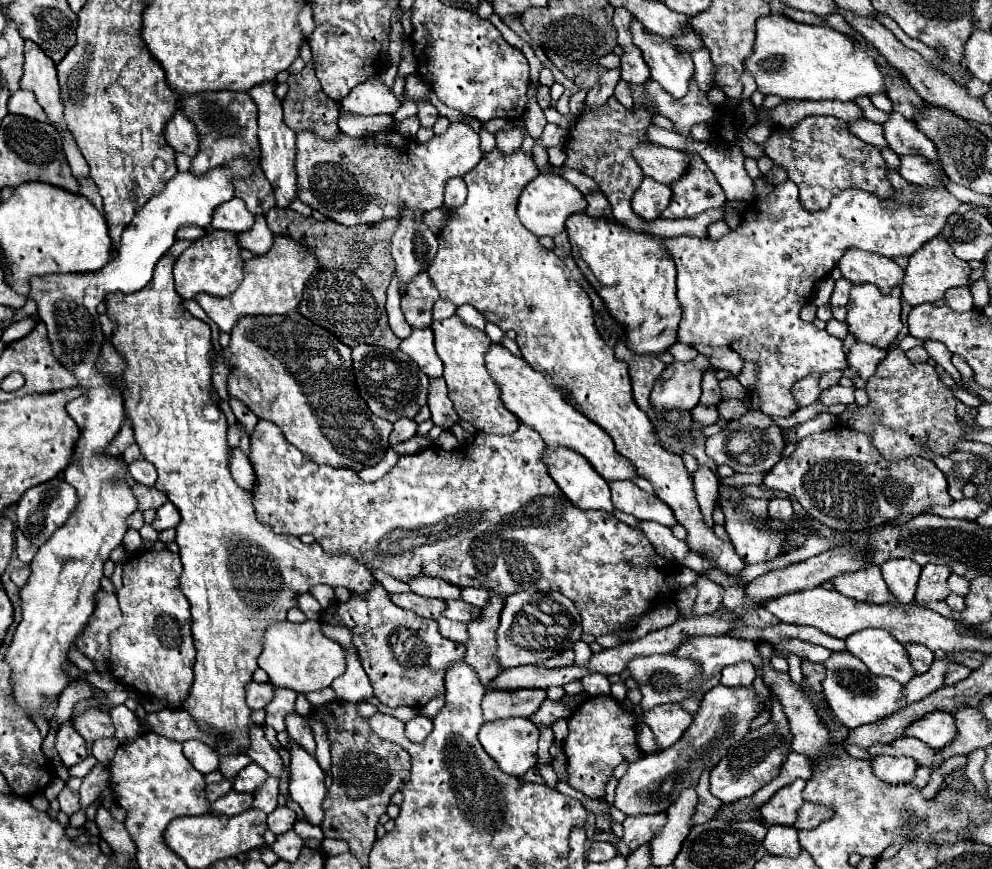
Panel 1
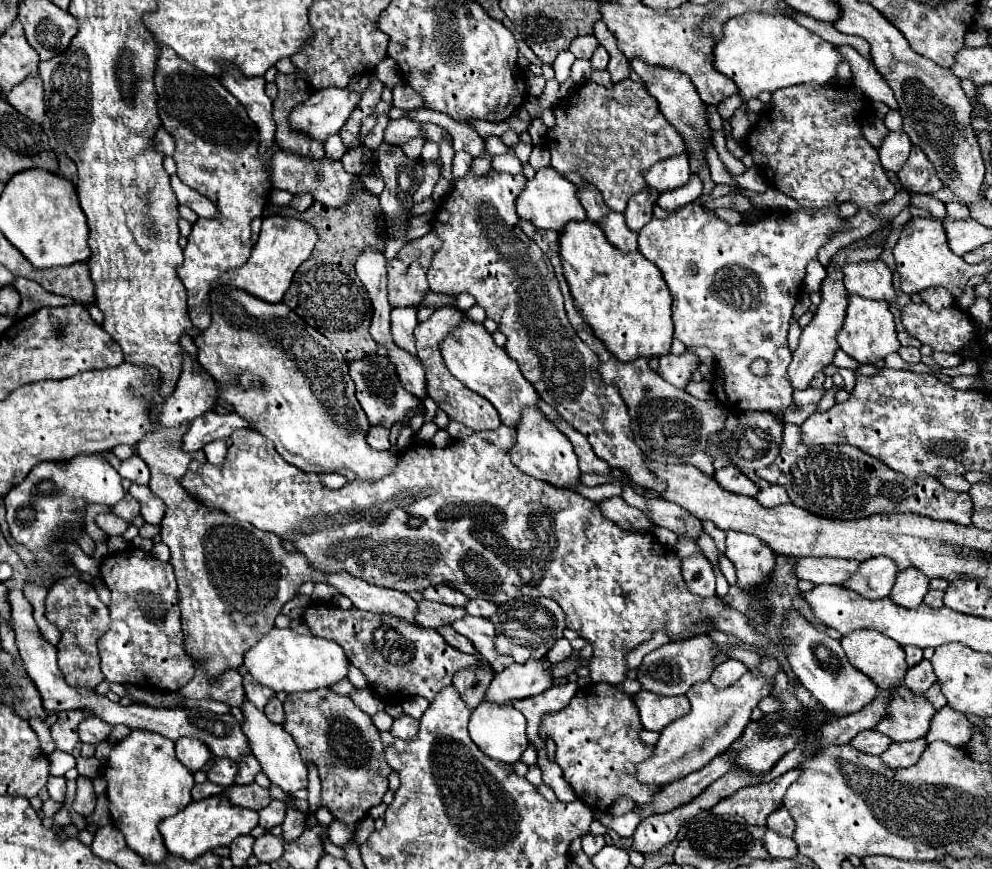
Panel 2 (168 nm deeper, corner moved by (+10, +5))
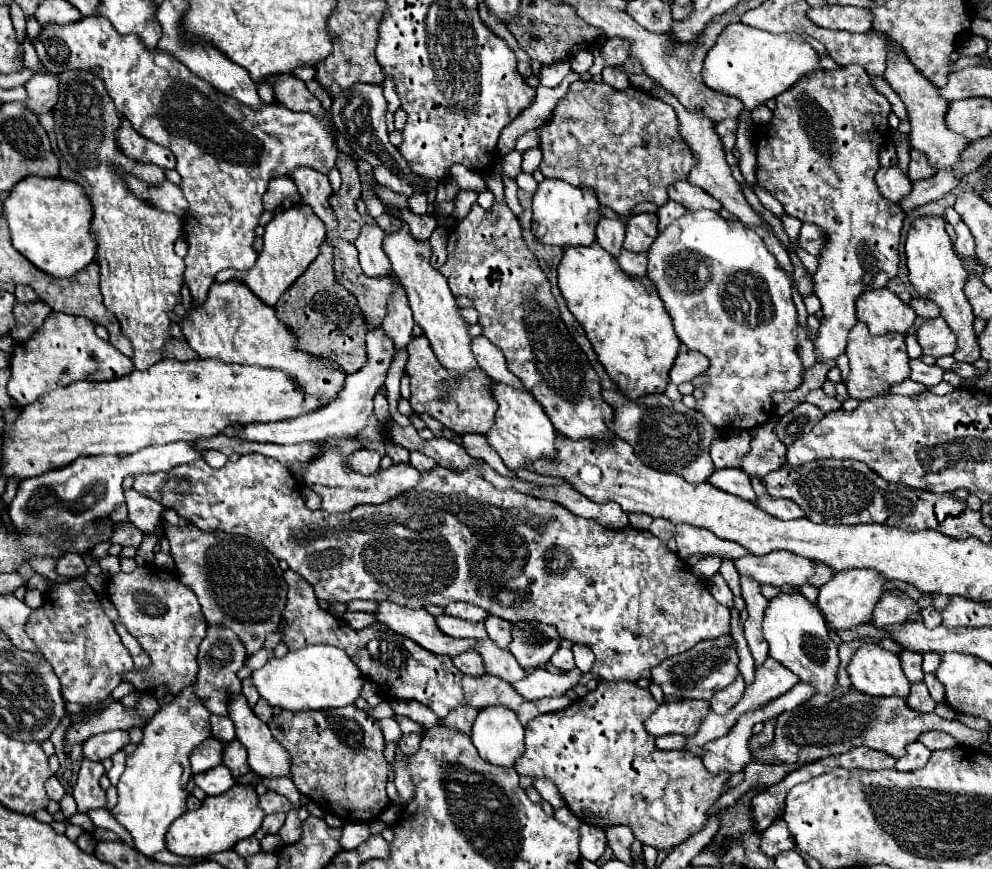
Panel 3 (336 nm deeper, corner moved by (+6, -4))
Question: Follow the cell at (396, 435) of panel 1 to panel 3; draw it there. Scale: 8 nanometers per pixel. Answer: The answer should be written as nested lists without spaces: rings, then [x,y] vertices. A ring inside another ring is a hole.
[[[357,450],[355,454],[349,456],[349,464],[363,472],[363,474],[371,474],[371,472],[377,472],[379,470],[379,464],[381,464],[381,454],[377,450]]]

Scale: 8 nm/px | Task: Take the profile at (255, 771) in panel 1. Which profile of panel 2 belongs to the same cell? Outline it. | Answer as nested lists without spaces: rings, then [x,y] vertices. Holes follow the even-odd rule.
[[[215,759],[211,769],[207,771],[207,779],[221,787],[231,787],[235,783],[237,763],[231,759]]]

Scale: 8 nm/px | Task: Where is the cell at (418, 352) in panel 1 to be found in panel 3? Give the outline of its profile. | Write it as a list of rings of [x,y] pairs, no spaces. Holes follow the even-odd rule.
[[[395,292],[395,296],[391,298],[391,304],[387,306],[387,316],[383,320],[383,330],[387,332],[387,336],[393,340],[395,348],[407,348],[409,340],[413,338],[413,318],[411,318],[411,308],[407,302],[405,292]]]

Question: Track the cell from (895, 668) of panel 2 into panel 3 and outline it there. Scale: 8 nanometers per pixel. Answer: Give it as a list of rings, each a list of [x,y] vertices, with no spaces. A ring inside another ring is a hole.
[[[863,644],[847,666],[855,690],[869,696],[901,696],[907,698],[911,682],[901,670],[899,654],[879,644]]]

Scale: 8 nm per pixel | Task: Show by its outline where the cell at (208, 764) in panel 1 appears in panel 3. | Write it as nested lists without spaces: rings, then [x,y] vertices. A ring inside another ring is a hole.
[[[215,740],[201,742],[199,746],[195,746],[191,750],[189,762],[191,762],[191,772],[193,774],[201,774],[201,772],[207,772],[207,770],[215,768],[217,764],[221,764],[219,744],[215,744]]]

